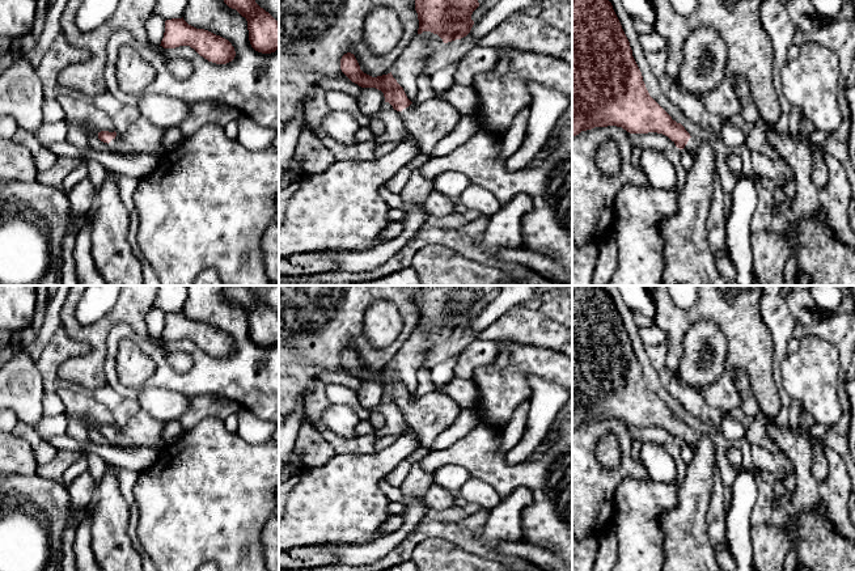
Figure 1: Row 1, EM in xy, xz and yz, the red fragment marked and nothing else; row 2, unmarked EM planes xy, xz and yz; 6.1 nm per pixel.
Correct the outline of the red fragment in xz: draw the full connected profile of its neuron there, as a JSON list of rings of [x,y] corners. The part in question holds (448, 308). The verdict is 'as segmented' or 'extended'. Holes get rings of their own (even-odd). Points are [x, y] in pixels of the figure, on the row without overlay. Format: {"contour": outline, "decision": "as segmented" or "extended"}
{"contour": [[[420,286],[415,292],[418,327],[431,325],[444,337],[466,330],[474,314],[473,305],[479,300],[483,286]]], "decision": "as segmented"}

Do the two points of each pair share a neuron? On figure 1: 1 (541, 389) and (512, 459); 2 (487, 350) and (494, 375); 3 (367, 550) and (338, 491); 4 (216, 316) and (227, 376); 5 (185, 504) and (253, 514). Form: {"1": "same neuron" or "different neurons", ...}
{"1": "same neuron", "2": "different neurons", "3": "different neurons", "4": "same neuron", "5": "same neuron"}

